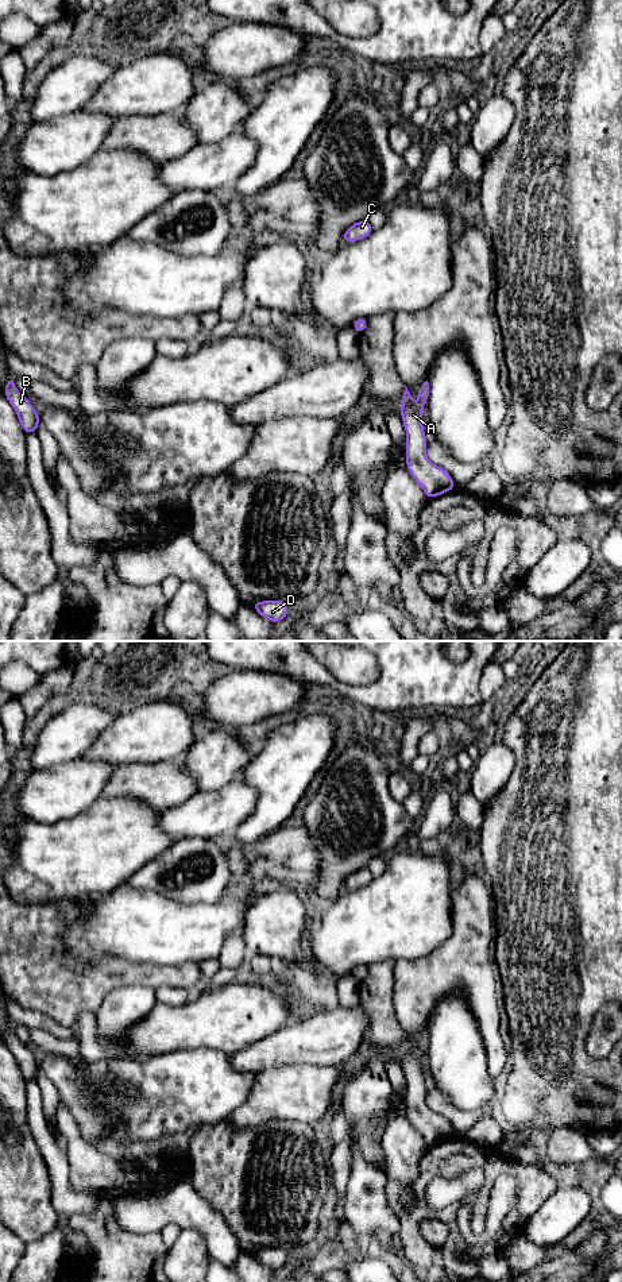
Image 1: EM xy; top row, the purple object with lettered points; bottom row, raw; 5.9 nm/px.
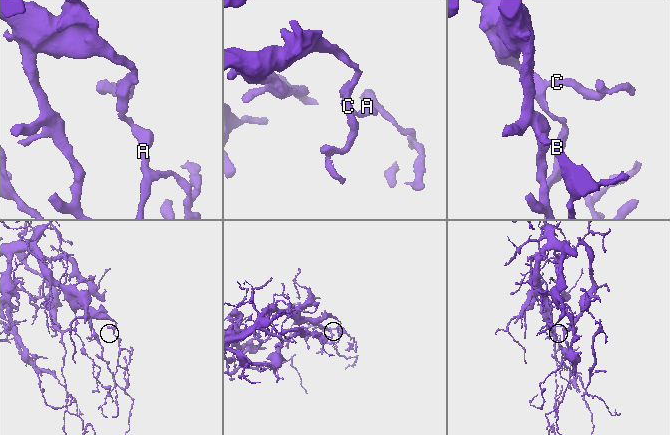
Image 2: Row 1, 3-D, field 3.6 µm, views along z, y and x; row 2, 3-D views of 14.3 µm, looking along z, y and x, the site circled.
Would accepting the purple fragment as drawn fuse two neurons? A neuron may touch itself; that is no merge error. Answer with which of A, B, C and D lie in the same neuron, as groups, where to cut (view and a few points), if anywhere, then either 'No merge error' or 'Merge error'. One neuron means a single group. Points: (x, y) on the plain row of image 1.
Groups: A B C D. No split. No merge error

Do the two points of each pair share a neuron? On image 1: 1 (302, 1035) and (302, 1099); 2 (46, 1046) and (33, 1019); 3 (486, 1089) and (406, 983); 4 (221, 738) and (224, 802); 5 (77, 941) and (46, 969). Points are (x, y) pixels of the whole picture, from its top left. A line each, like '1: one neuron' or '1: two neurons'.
1: two neurons
2: two neurons
3: two neurons
4: two neurons
5: two neurons

